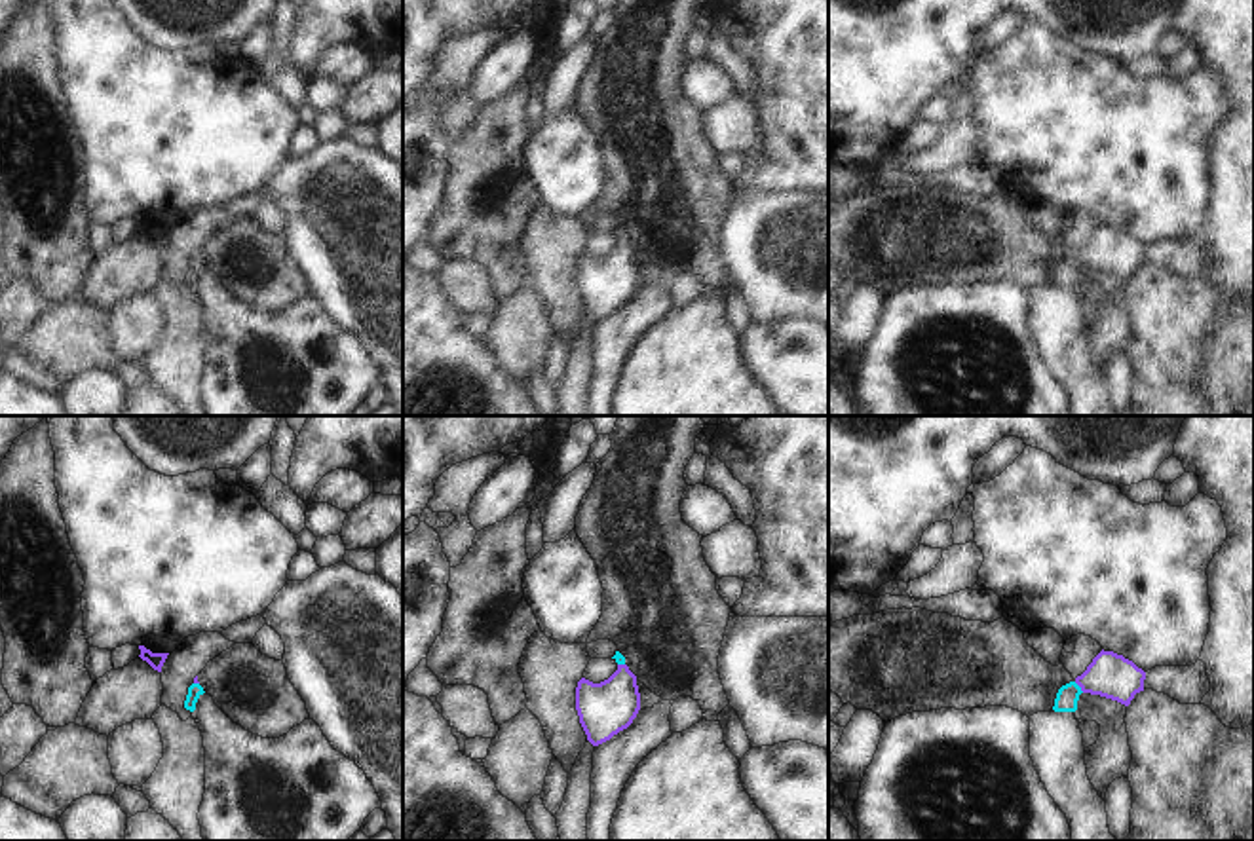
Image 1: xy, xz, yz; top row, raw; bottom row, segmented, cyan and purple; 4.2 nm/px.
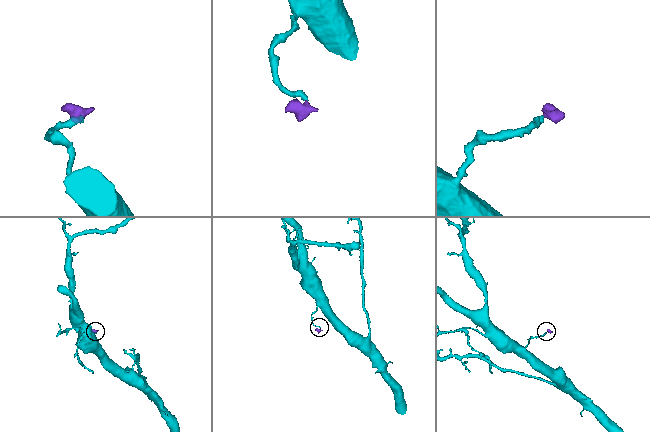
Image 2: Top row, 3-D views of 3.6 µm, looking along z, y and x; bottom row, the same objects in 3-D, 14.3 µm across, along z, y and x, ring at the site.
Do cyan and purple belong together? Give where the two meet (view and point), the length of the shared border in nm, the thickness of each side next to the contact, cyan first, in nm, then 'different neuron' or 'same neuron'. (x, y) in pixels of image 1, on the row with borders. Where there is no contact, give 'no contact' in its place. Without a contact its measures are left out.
contact yz (1080, 688); length 60 nm; calibres 100 and 190 nm; same neuron

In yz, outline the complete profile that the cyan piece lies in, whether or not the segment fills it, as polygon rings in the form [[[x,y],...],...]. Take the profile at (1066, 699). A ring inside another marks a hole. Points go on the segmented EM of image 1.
[[[1102,649],[1081,676],[1058,689],[1053,710],[1075,712],[1081,693],[1100,695],[1129,706],[1134,695],[1144,691],[1144,680],[1146,672],[1132,661]]]

